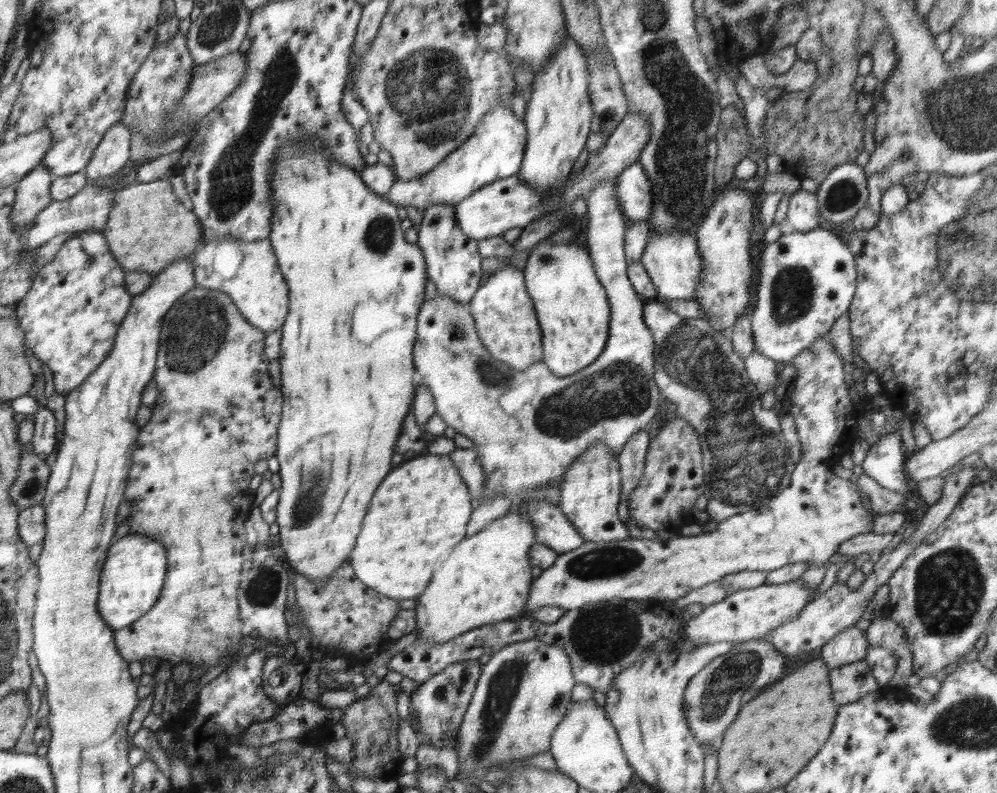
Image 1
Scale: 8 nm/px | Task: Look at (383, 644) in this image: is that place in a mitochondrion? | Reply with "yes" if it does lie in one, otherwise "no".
no

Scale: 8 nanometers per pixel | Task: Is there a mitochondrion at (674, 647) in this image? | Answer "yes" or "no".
no

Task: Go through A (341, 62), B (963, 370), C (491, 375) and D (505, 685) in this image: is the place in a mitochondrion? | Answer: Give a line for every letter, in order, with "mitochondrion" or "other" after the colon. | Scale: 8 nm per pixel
A: other
B: other
C: mitochondrion
D: mitochondrion

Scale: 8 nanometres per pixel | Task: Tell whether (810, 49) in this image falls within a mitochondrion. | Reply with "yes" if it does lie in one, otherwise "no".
no

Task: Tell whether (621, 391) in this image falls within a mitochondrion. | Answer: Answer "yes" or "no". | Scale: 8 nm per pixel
yes

